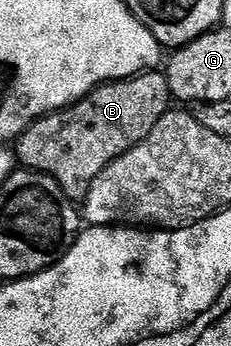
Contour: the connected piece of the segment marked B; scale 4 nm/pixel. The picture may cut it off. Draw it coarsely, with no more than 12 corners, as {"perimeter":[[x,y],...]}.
{"perimeter":[[165,72],[105,81],[17,139],[81,202],[171,112]]}

